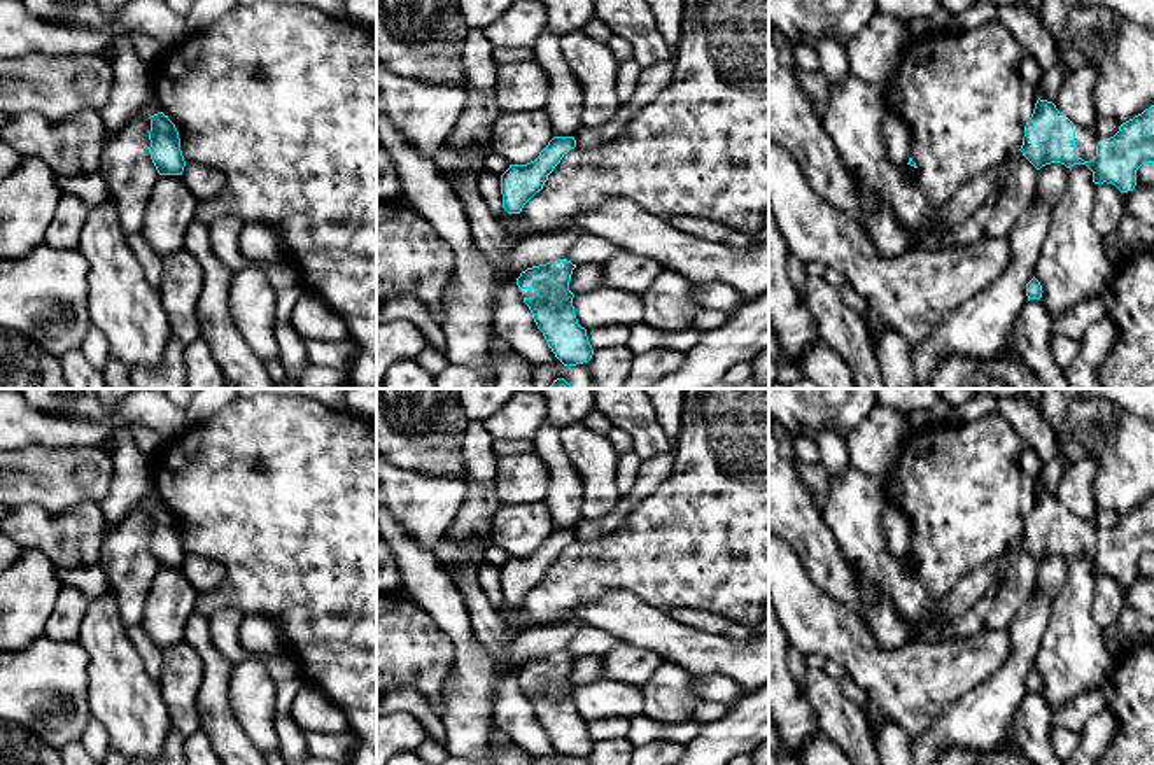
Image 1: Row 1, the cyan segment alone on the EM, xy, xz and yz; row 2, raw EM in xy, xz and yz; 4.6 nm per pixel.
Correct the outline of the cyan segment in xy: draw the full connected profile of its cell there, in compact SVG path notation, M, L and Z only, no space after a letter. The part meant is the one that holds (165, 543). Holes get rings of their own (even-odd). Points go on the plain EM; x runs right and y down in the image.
M158 504L149 509L149 546L159 567L182 567L186 553L180 543L180 530L175 516Z

